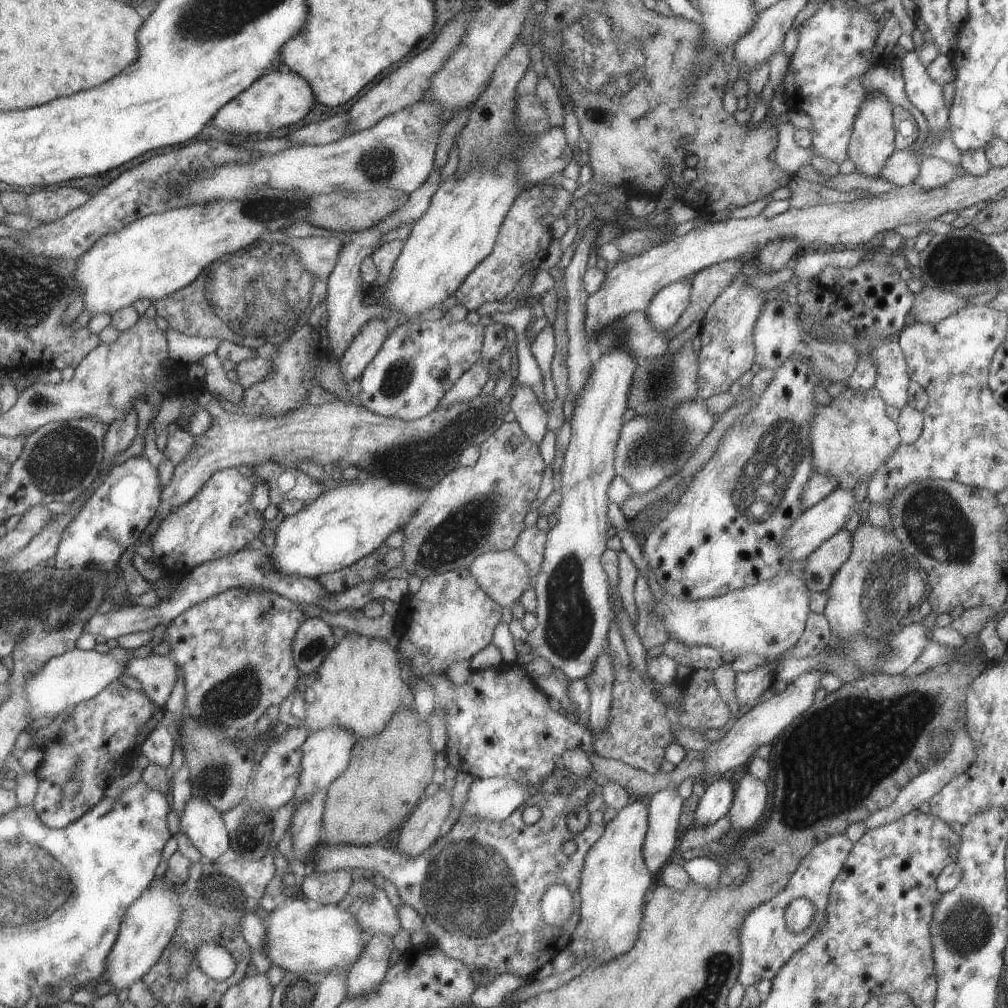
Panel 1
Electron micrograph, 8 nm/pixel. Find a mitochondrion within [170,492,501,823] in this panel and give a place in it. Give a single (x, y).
(233, 698)

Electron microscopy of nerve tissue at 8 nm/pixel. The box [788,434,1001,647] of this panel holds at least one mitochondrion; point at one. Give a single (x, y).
(938, 527)

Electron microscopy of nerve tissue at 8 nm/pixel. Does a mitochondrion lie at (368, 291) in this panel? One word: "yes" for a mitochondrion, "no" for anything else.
no

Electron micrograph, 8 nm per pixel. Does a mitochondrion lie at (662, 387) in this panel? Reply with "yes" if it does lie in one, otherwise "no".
yes

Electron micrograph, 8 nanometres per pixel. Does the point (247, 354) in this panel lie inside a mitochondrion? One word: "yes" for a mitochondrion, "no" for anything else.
yes

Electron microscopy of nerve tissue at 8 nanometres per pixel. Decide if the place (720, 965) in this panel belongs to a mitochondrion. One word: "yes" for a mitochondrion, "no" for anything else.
yes

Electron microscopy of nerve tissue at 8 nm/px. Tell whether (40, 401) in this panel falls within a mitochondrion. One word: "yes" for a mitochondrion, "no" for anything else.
yes

